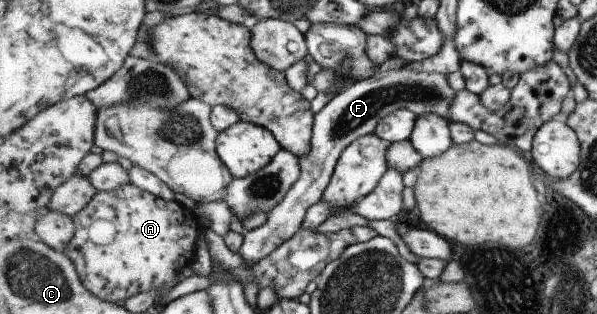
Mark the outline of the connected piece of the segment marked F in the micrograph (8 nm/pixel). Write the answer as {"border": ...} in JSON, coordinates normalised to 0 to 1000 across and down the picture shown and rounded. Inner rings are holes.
{"border":[[[672,213],[667,223],[631,232],[563,299],[553,328],[528,366],[523,478],[504,500],[504,561],[499,576],[479,627],[451,672],[449,704],[439,723],[409,742],[410,771],[402,799],[404,860],[449,818],[464,787],[489,761],[506,729],[516,666],[541,634],[566,510],[588,455],[626,427],[637,382],[658,354],[677,344],[692,354],[698,369],[730,357],[757,392],[752,360],[755,322],[764,299],[765,290],[760,290],[750,264],[749,239],[734,229],[704,229],[693,213]]]}

